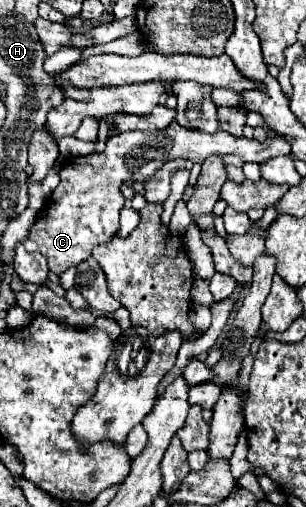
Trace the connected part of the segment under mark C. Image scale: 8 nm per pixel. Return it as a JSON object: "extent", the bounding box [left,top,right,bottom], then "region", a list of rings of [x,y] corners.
{"extent":[22,119,290,275],"region":[[[176,119],[172,121],[172,125],[168,125],[168,129],[126,131],[120,135],[112,135],[106,141],[104,153],[100,153],[98,165],[90,165],[90,161],[86,165],[84,161],[76,159],[60,169],[60,185],[54,189],[54,193],[38,213],[22,245],[30,253],[42,253],[48,261],[48,269],[60,275],[66,269],[76,267],[84,259],[88,259],[96,245],[110,241],[112,235],[118,231],[118,213],[124,207],[124,195],[120,193],[122,183],[132,185],[134,179],[144,181],[172,159],[190,159],[194,163],[202,163],[214,153],[232,153],[242,157],[244,161],[262,163],[276,155],[290,155],[290,145],[278,135],[270,135],[262,143],[258,139],[232,137],[222,129],[218,129],[216,133],[202,133],[198,129],[182,127]]]}

